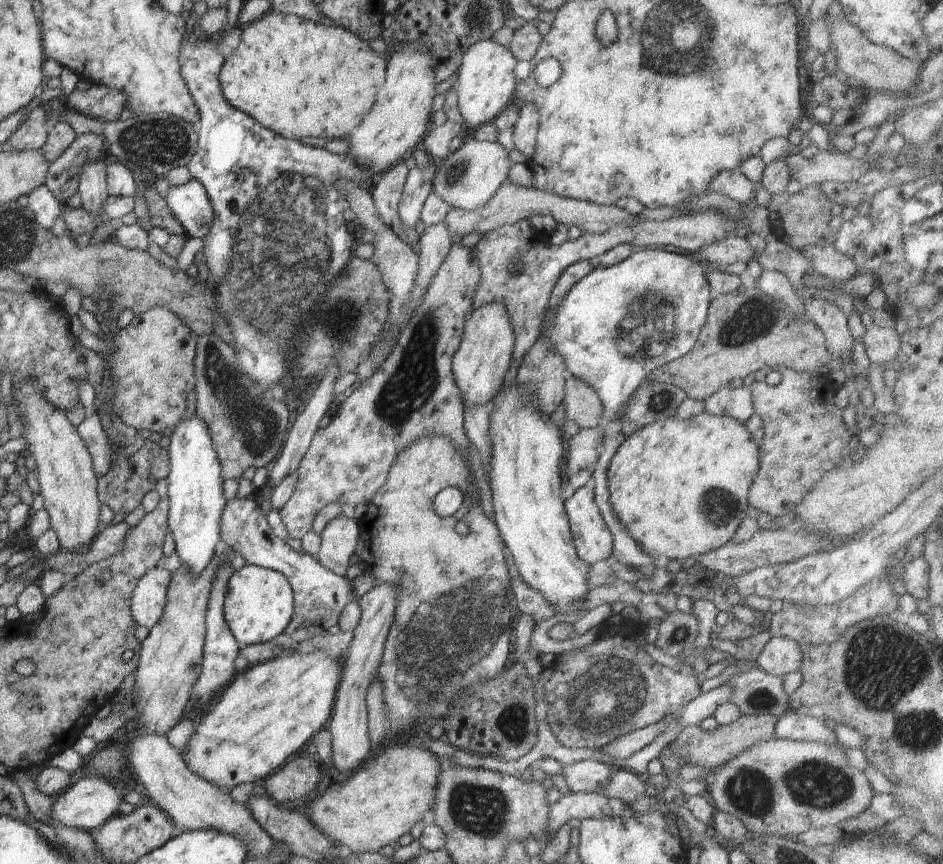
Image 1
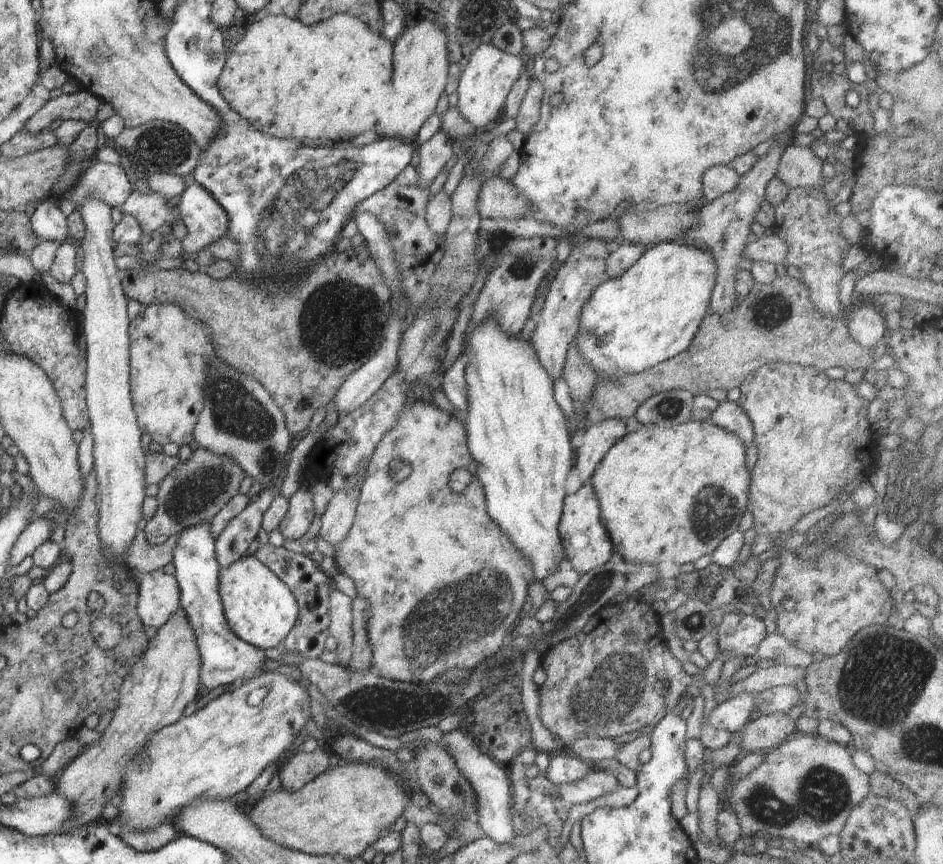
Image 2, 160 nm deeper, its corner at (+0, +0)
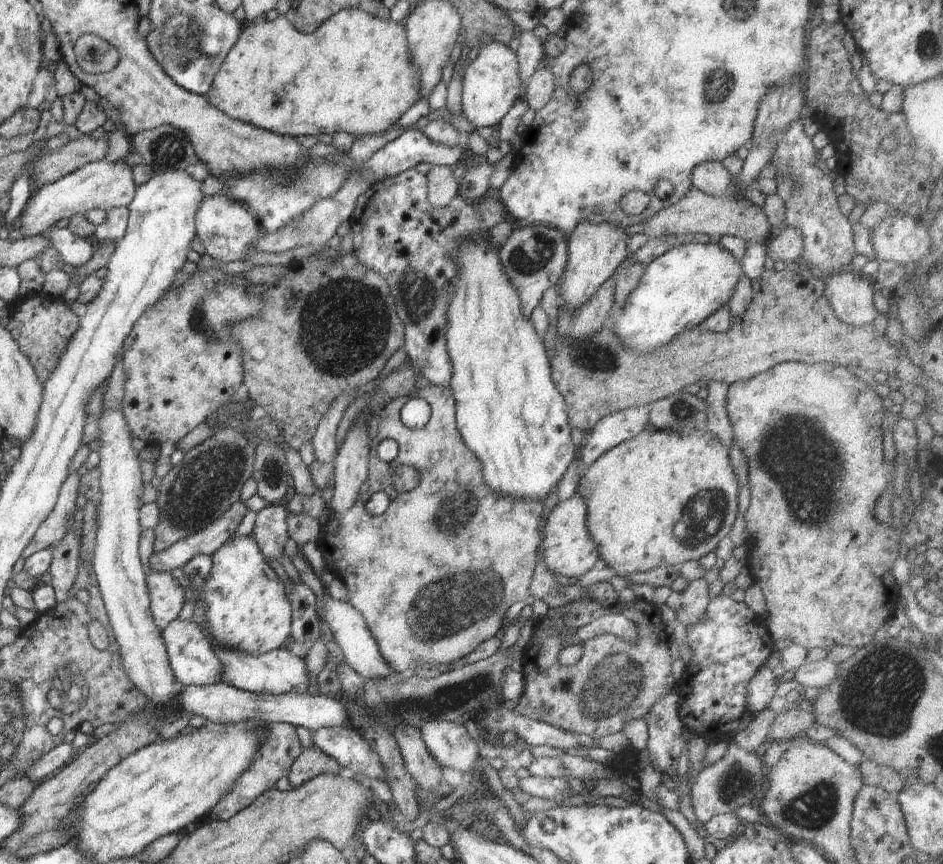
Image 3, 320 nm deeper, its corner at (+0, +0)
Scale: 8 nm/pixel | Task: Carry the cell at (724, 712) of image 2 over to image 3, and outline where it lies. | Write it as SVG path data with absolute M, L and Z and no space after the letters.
M763 665L746 684L746 706L748 712L754 714L768 709L770 700L776 692L776 676L766 665Z

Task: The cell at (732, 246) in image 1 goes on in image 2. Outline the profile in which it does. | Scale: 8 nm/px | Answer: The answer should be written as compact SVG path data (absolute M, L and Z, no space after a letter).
M772 234L754 238L745 246L743 258L747 257L754 261L766 261L774 266L778 262L785 263L788 256L788 243L778 234Z

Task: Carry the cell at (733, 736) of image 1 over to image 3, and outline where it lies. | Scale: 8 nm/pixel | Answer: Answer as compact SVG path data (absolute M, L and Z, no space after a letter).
M795 709L778 714L770 725L767 741L775 744L790 739L795 740L797 734L812 727L815 721L816 716L806 710Z

